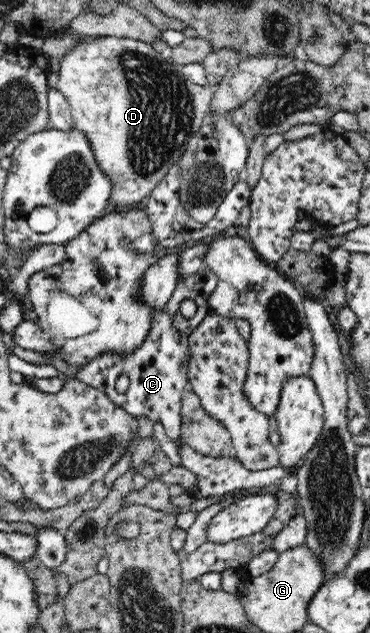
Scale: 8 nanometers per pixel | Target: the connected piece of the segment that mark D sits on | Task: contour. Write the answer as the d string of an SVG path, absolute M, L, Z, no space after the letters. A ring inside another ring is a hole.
M101 36L101 37L85 37L80 39L75 46L71 46L68 54L60 58L61 66L59 68L59 75L57 82L57 89L65 96L71 107L72 120L74 121L74 128L83 131L89 139L91 148L94 150L95 158L101 167L101 170L108 174L111 182L114 182L115 190L111 194L111 207L109 210L119 210L126 207L139 207L143 205L150 193L156 186L166 177L167 172L174 168L186 151L189 138L196 134L203 124L211 110L211 102L213 100L213 92L210 86L199 86L194 84L191 80L185 78L181 72L180 66L173 63L171 60L163 58L163 56L154 50L152 45L140 40L119 38L115 36Z

